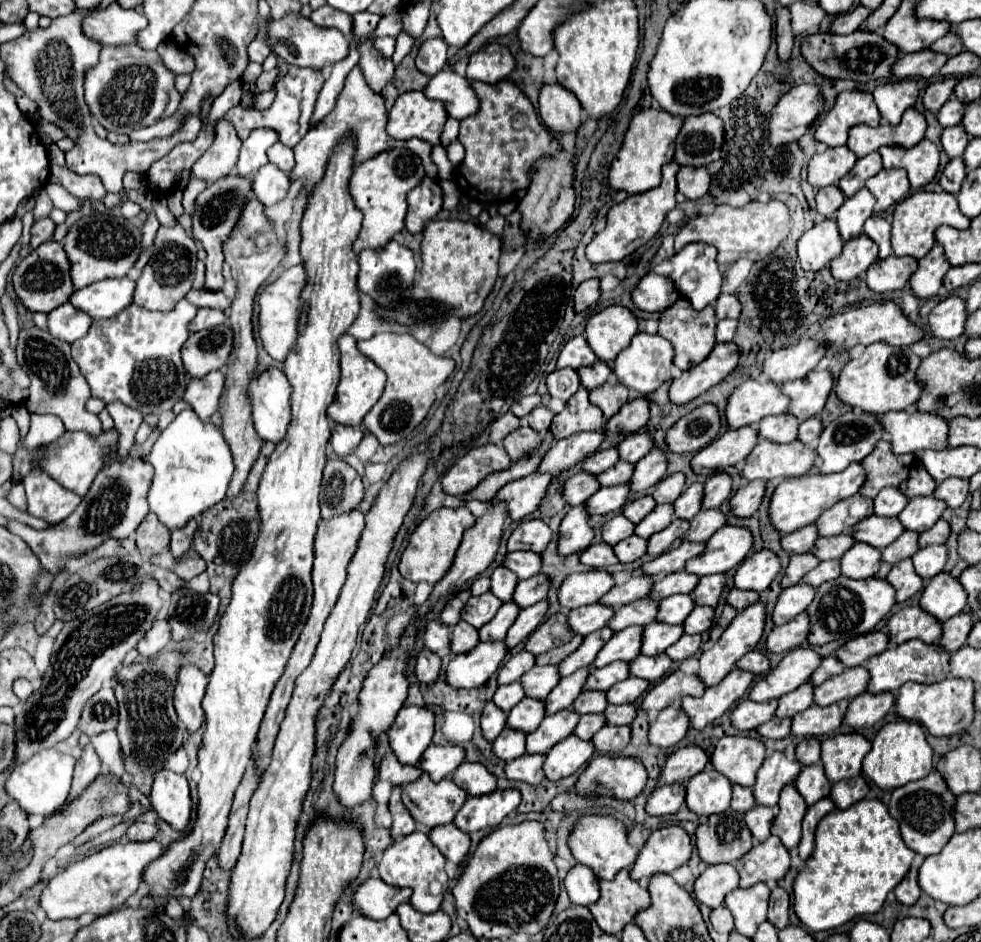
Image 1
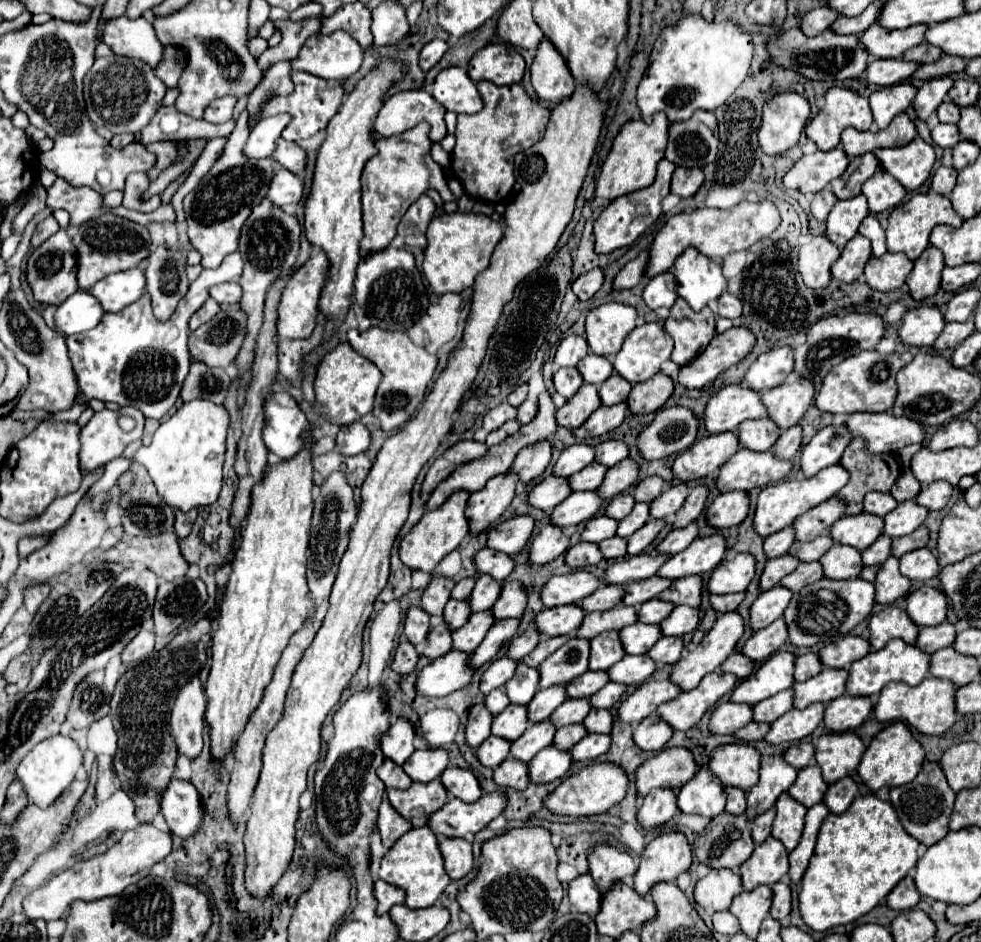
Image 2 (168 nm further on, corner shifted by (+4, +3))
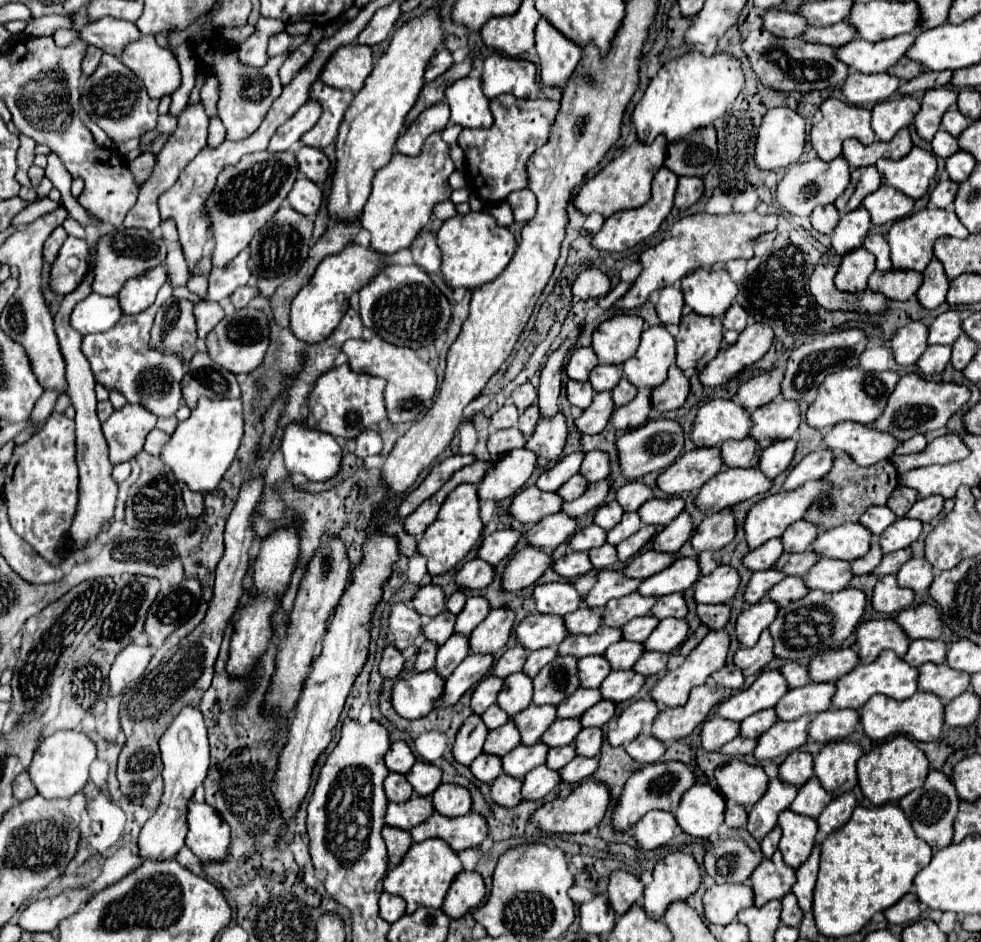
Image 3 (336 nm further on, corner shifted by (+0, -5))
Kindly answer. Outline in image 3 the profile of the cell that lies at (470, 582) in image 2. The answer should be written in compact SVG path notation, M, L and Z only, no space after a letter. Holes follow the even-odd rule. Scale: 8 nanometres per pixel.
M457 591L457 593L453 593L447 599L447 611L451 611L453 615L459 615L463 607L465 607L465 595L463 595L463 591Z

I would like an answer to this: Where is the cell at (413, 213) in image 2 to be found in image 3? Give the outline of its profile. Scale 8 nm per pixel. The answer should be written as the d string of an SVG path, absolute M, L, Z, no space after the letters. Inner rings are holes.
M429 229L421 231L409 249L413 253L413 263L419 265L423 271L427 273L441 271L441 251L435 243L435 235Z

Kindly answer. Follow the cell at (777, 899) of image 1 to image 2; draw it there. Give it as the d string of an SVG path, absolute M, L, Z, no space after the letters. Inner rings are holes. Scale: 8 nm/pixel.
M779 881L773 885L773 905L771 905L771 917L777 921L783 921L791 913L791 889L785 881Z

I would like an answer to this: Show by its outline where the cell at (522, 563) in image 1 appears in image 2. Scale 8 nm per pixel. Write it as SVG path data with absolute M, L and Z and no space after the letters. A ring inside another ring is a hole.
M485 547L475 555L475 565L477 565L477 569L481 573L487 573L487 575L503 581L513 573L515 559L511 555L507 555L507 553Z

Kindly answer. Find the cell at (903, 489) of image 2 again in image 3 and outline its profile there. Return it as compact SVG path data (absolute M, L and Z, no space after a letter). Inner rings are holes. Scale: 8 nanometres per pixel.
M897 487L889 501L887 501L887 507L897 515L897 517L905 517L905 513L909 511L909 507L917 501L917 491L915 489L909 489L909 487Z

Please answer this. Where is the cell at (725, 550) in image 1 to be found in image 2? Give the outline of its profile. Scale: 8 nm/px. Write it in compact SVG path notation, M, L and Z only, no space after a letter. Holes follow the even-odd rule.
M721 533L695 539L685 551L677 553L667 561L657 575L667 579L681 579L687 575L703 575L713 571L725 557L727 539Z

